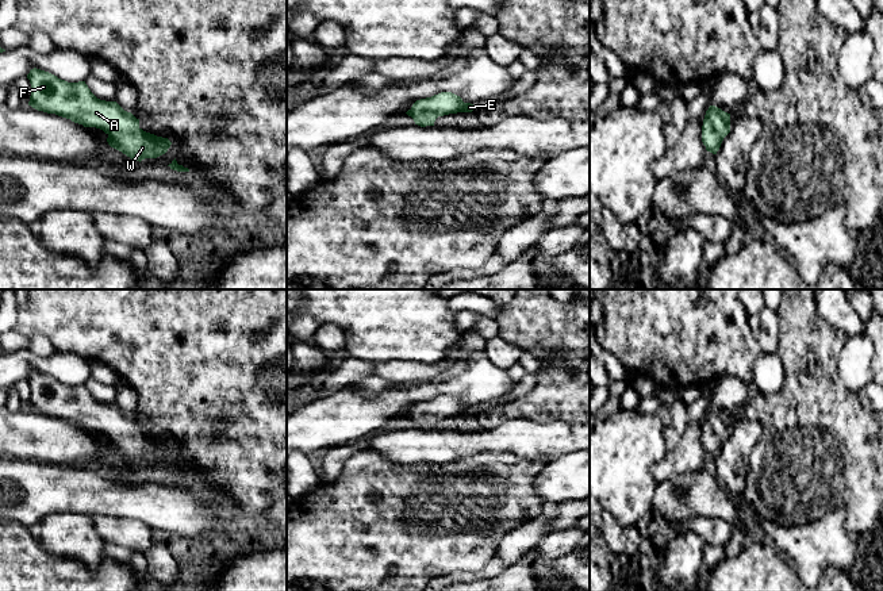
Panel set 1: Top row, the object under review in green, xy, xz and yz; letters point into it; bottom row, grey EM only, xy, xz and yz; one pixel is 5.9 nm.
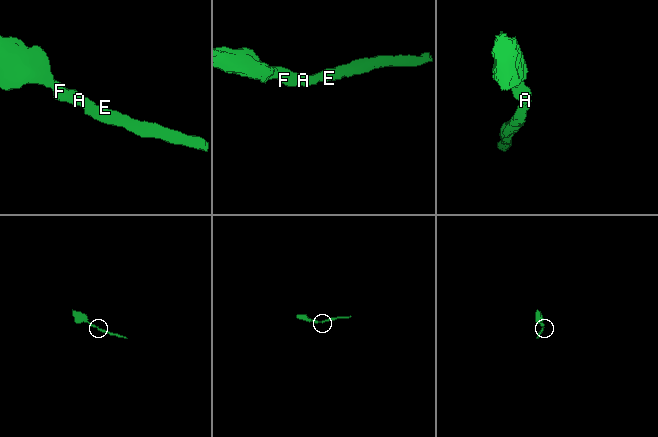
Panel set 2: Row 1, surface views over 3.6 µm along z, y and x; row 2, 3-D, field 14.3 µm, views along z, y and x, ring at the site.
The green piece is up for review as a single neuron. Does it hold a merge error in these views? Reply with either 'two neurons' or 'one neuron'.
one neuron

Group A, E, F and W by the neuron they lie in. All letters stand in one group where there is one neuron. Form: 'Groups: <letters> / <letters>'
Groups: A E F W

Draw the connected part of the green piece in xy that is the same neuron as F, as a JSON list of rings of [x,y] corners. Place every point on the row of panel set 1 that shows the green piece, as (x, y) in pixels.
[[[37,68],[30,70],[27,78],[31,84],[28,105],[84,127],[103,130],[108,145],[134,161],[157,158],[172,145],[168,138],[143,131],[139,119],[116,101],[97,99],[85,81],[68,82]]]

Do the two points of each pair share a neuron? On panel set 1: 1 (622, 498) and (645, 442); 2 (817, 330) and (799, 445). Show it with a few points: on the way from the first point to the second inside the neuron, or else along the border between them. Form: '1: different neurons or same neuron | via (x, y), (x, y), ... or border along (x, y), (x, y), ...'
1: same neuron | via (622, 484), (622, 465), (632, 456)
2: same neuron | via (810, 359), (810, 417)

